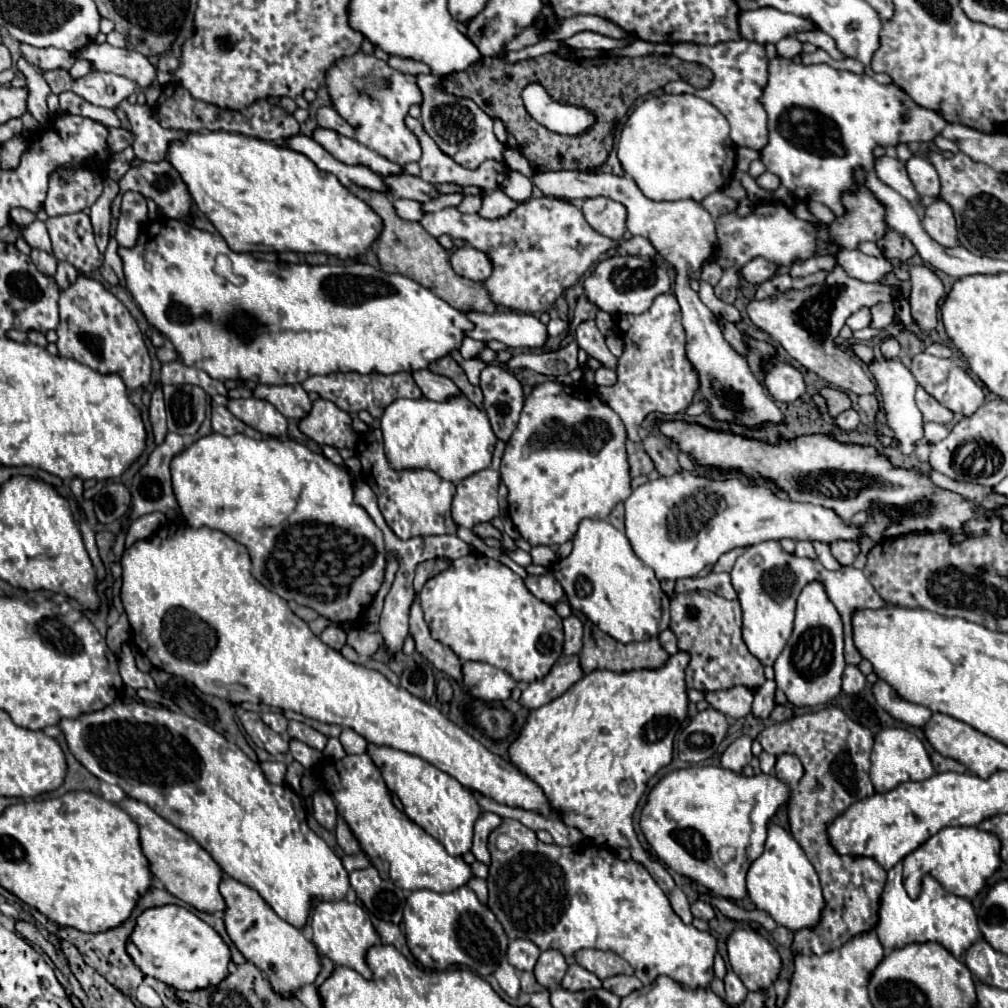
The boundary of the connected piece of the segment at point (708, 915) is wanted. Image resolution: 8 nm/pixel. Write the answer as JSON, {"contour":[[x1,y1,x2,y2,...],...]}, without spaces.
{"contour":[[703,900,693,902,693,904,691,904,691,912,693,912,695,918,701,918,701,920,705,920,705,922,709,922,709,920,715,916,713,908,711,908,707,902,703,902]]}

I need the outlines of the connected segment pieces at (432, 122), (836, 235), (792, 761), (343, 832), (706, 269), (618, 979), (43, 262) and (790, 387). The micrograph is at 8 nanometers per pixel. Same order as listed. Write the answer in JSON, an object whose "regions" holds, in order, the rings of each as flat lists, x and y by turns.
{"regions":[[[435,74,417,76,417,86,423,92,421,102,423,128,447,156,451,156,457,164,465,168,477,168,485,160,497,160,497,162,505,160,503,156,505,146,497,140,493,132,493,120,473,100,447,94,441,86,441,78]],[[857,166,853,170,853,182,855,182,855,190,849,190,849,192,843,192,841,196,841,202,845,206,845,214,843,216,837,216,831,224,827,224,827,230,829,230,829,240,833,246,837,246,839,250,857,250,861,242,877,242,881,240,887,232,889,232,889,226,885,222,885,216,887,216,887,210,885,206,875,198,875,194,865,186,865,178,867,178,867,172]],[[781,754,775,764,775,776,789,786,795,786,803,778,803,764,793,754]],[[341,816,337,818,337,842,339,842,339,846,343,848,345,854,357,854,361,850,357,838,353,836,351,828,347,826,347,822]],[[707,260,700,270,700,278,711,286,715,286,719,282,721,274,723,274,723,268,715,260]],[[611,976,611,978,605,978,605,980,603,980,603,988,623,998,623,996,627,996,627,994,633,992,633,990,643,988,643,984,641,984,641,980,635,978,635,976]],[[33,248,33,250,31,250,31,260,33,260,33,262,37,264,37,268,39,268,41,272,45,272,47,276,53,276,53,274,55,274,57,260,55,260,53,256,49,256,47,252]],[[771,362,765,366,765,388,779,402,795,402,805,394,803,374,789,362]]]}

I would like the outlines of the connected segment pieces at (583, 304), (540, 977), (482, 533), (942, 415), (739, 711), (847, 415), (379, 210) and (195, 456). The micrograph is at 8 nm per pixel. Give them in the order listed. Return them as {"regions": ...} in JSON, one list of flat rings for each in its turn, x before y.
{"regions":[[[581,296,579,302,577,302,577,308,575,308,575,316,573,316,573,320,571,320,571,324,569,324,569,332,567,332,567,336,561,340,559,348,565,348,569,342,573,342,573,340,575,340,575,330,577,330,577,326,579,326,581,322,595,320,595,314,597,314,597,306,595,306,595,304,589,304,589,300,587,300,585,296]],[[557,950,541,952,541,956,535,964,535,978,541,986,545,986,551,992,557,990,565,972,567,972,567,962,561,956,561,952,557,952]],[[477,524,477,528,473,528,473,532,475,532,479,538,487,538,487,536,493,536,493,538,497,538,497,540,503,538,501,530,493,528,491,524]],[[917,388,917,406,923,412,925,422,937,422,937,424,949,424,953,420,953,412,945,406,941,406,933,396,929,396,923,388]],[[735,686,719,692,705,692,705,700,719,712,731,718,743,718,751,712,753,692,745,686]],[[845,410,837,420,833,420,841,430,845,430,845,432,851,432,851,430,855,430,857,426,859,426,859,416,857,416,857,412,855,410]],[[359,190,357,196,383,220,383,230,381,230,377,242,375,242,375,248,377,248,379,264,385,272,403,274,403,276,409,276,411,280,417,280,421,286,435,290,435,294,439,298,443,298,445,302,449,302,453,308,457,308,461,312,467,312,469,308,477,308,477,310,483,310,483,312,495,312,497,310,497,304,491,300,491,294,487,292,483,282,467,280,467,278,455,274,455,270,449,264,449,252,437,242,437,238,429,236,429,232,425,232,425,228,419,222,401,220,395,214,387,194]],[[213,432,213,434,209,434,209,436,203,436,203,438,199,438,197,442,193,442,185,452,181,452,181,456,177,456,177,458,173,458,173,462,171,462,171,472,175,470,175,476,173,476,173,492,175,492,175,498,177,498,177,502,179,502,179,508,181,508,181,514,183,514,183,518,187,520,187,524,189,524,189,520,191,520,191,528,203,528,203,526,207,526,207,528,213,528,213,530,221,530,221,532,225,532,227,536,231,536,233,540,237,540,239,544,243,544,245,548,247,548,247,552,249,552,249,556,251,556,251,560,253,560,253,576,267,588,267,590,271,590,273,594,277,594,277,596,281,596,283,600,295,600,297,604,301,604,301,606,309,606,309,608,313,608,319,616,323,616,323,618,327,618,327,620,331,620,333,624,343,624,343,622,353,622,353,624,357,624,359,620,363,620,363,616,367,614,367,610,369,610,369,606,371,606,371,602,373,602,373,598,375,598,375,594,379,592,379,588,381,588,381,584,383,584,383,576,385,576,385,566,387,566,387,548,385,548,385,542,383,542,383,532,377,528,377,524,373,522,373,518,365,512,365,508,363,506,359,506,353,498,355,498,355,492,353,492,353,478,351,478,351,474,345,470,345,468,341,468,341,466,337,466,337,464,333,464,329,458,325,458,323,454,317,454,317,452,311,452,307,446,303,446,303,444,299,444,299,442,295,442,295,440,291,440,291,438,261,438,261,440,255,440,255,438,249,438,249,436,245,436,245,434,233,434,233,436,221,436,221,434,217,434,217,432]]]}

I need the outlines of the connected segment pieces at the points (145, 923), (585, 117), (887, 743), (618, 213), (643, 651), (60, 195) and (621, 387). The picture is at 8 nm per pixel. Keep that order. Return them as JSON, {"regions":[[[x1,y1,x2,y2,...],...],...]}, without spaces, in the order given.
{"regions":[[[157,906,137,918,137,926,127,942,133,962,147,974,177,990,201,990,217,986,229,976,231,950,223,938,191,910,181,906]],[[539,82,527,84,521,96,531,118,551,132,565,136,581,136,597,124,597,118,591,110,553,100]],[[885,728,875,734,875,746,871,752,871,780,875,792,889,792,889,788,895,788,905,780,927,780,933,774,935,770,931,758,923,742,913,732,905,728]],[[587,198,583,202,583,216,591,224,593,230,609,236,609,238,623,238,625,232,625,206,605,198]],[[585,622,585,636,583,636,583,650,581,650,581,668,583,672,591,670,637,670,637,668,659,668,665,664,669,654,661,648,661,642,657,636,651,636,649,640,643,642,629,642,621,644,619,640,611,638,603,630,599,630,593,622]],[[61,166,49,176,49,190,45,198,45,212,49,216,73,214,89,208,103,192,103,180,97,172,87,168]],[[657,296,651,308,639,316,619,316,617,328,625,342,625,352,617,366,617,384,609,388,597,386,595,392,619,414,629,440,639,442,639,428,649,414,677,414,693,402,697,376,693,376,693,368,689,368,689,362,685,360,685,330,681,326,681,310,675,296]]]}

